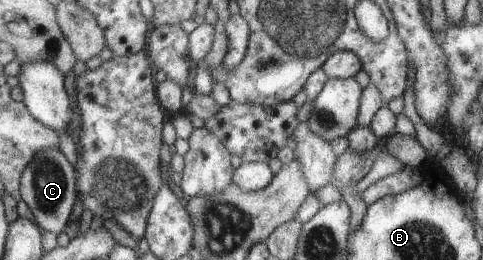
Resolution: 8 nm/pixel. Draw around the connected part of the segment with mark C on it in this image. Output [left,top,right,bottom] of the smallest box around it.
[20,149,75,236]

